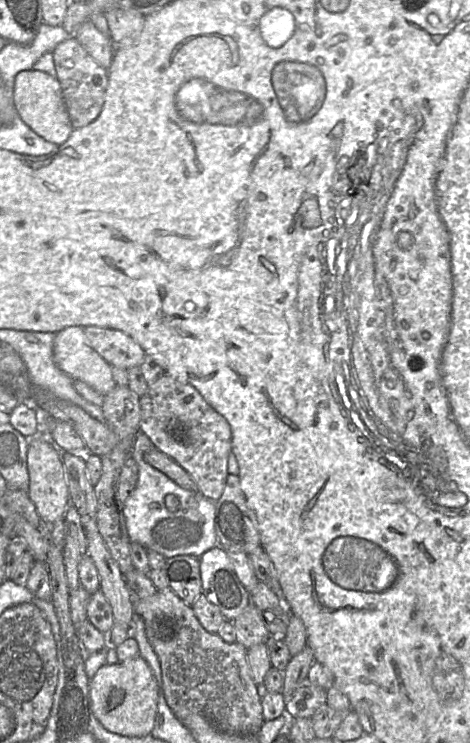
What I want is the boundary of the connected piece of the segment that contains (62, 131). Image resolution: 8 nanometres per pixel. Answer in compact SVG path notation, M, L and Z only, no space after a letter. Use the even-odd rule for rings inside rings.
M35 70L18 73L14 81L13 100L19 118L37 135L58 146L68 140L74 128L64 104L60 84L55 77Z

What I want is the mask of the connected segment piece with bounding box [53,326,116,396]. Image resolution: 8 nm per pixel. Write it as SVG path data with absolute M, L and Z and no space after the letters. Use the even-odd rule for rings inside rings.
M71 326L55 333L53 358L60 370L105 396L116 387L112 366L88 344L85 327Z

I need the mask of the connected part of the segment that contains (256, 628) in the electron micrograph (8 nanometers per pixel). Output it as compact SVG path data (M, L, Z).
M252 603L233 621L233 625L236 631L236 642L247 650L252 646L266 643L270 638L260 612Z

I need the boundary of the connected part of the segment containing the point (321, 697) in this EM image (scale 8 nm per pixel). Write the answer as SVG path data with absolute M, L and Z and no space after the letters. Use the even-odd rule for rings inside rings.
M305 681L286 703L285 710L292 718L310 719L327 701L327 691Z

